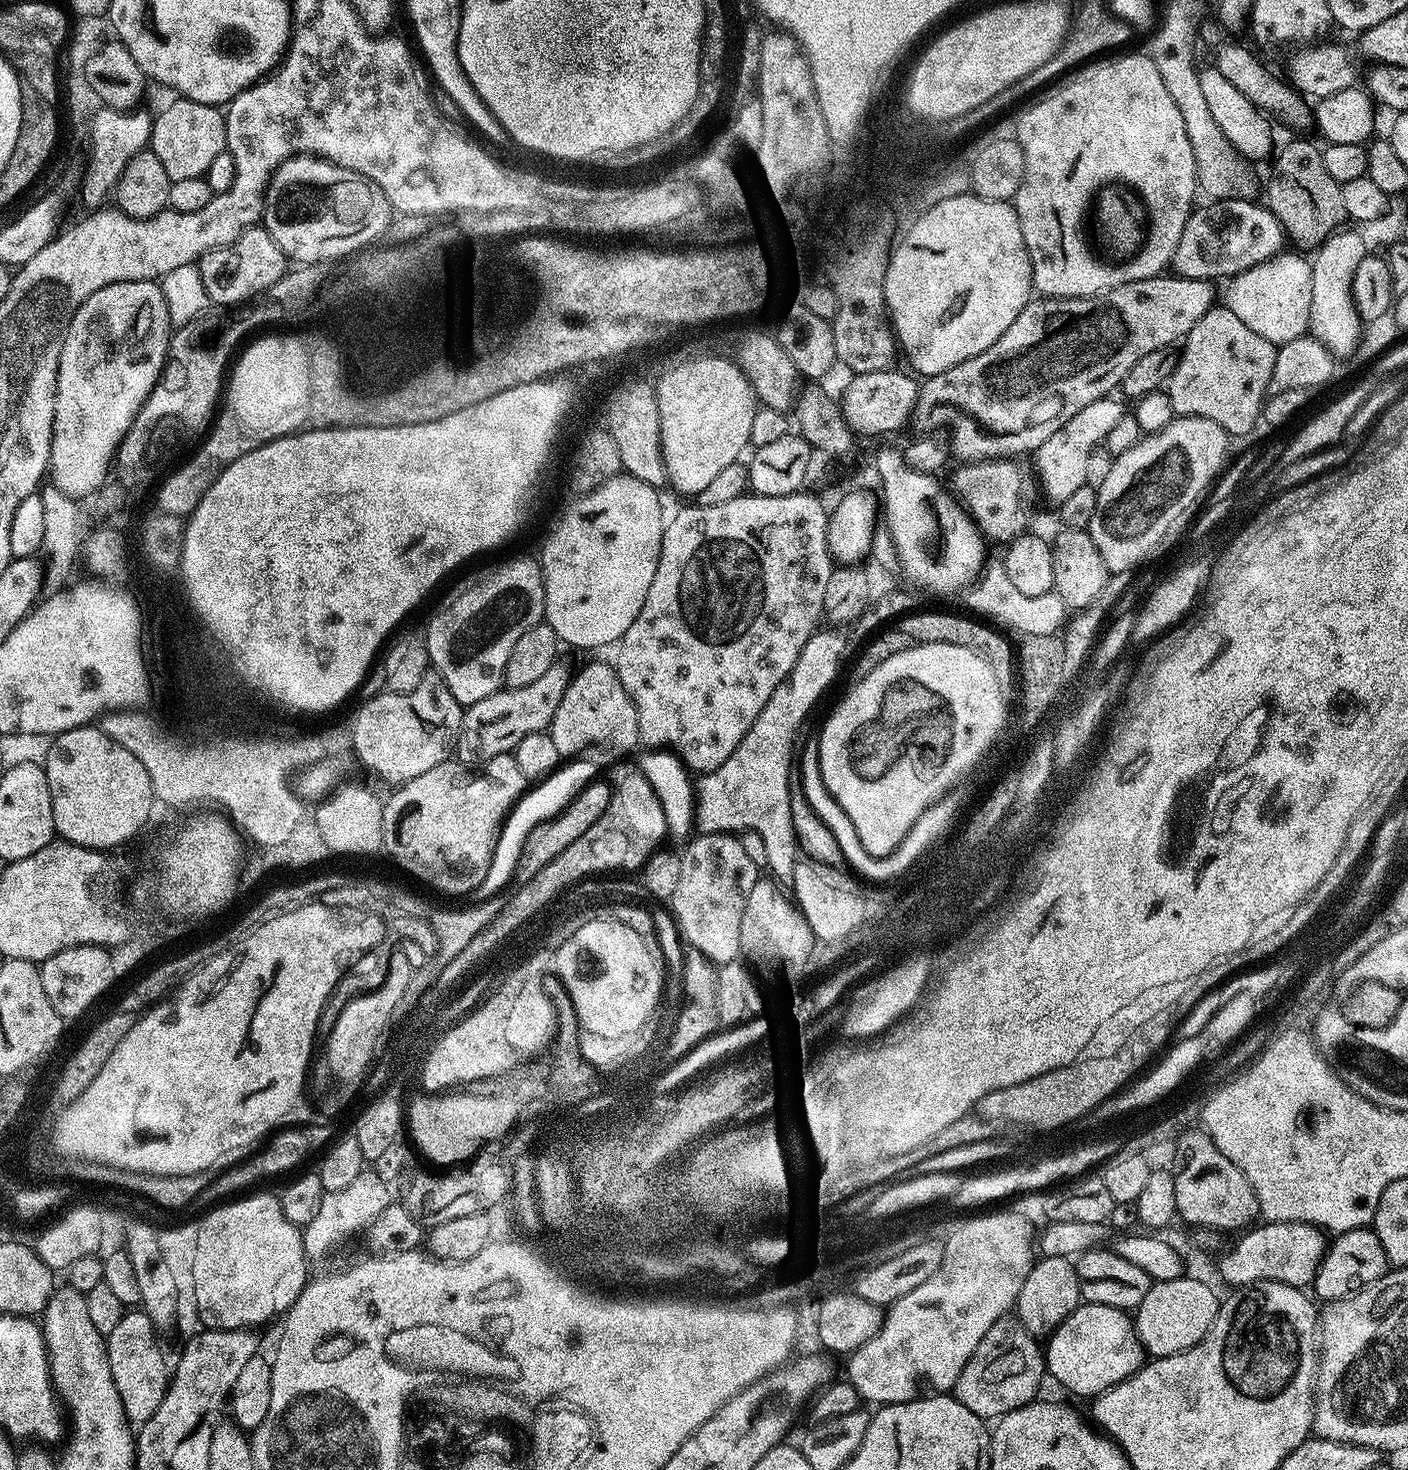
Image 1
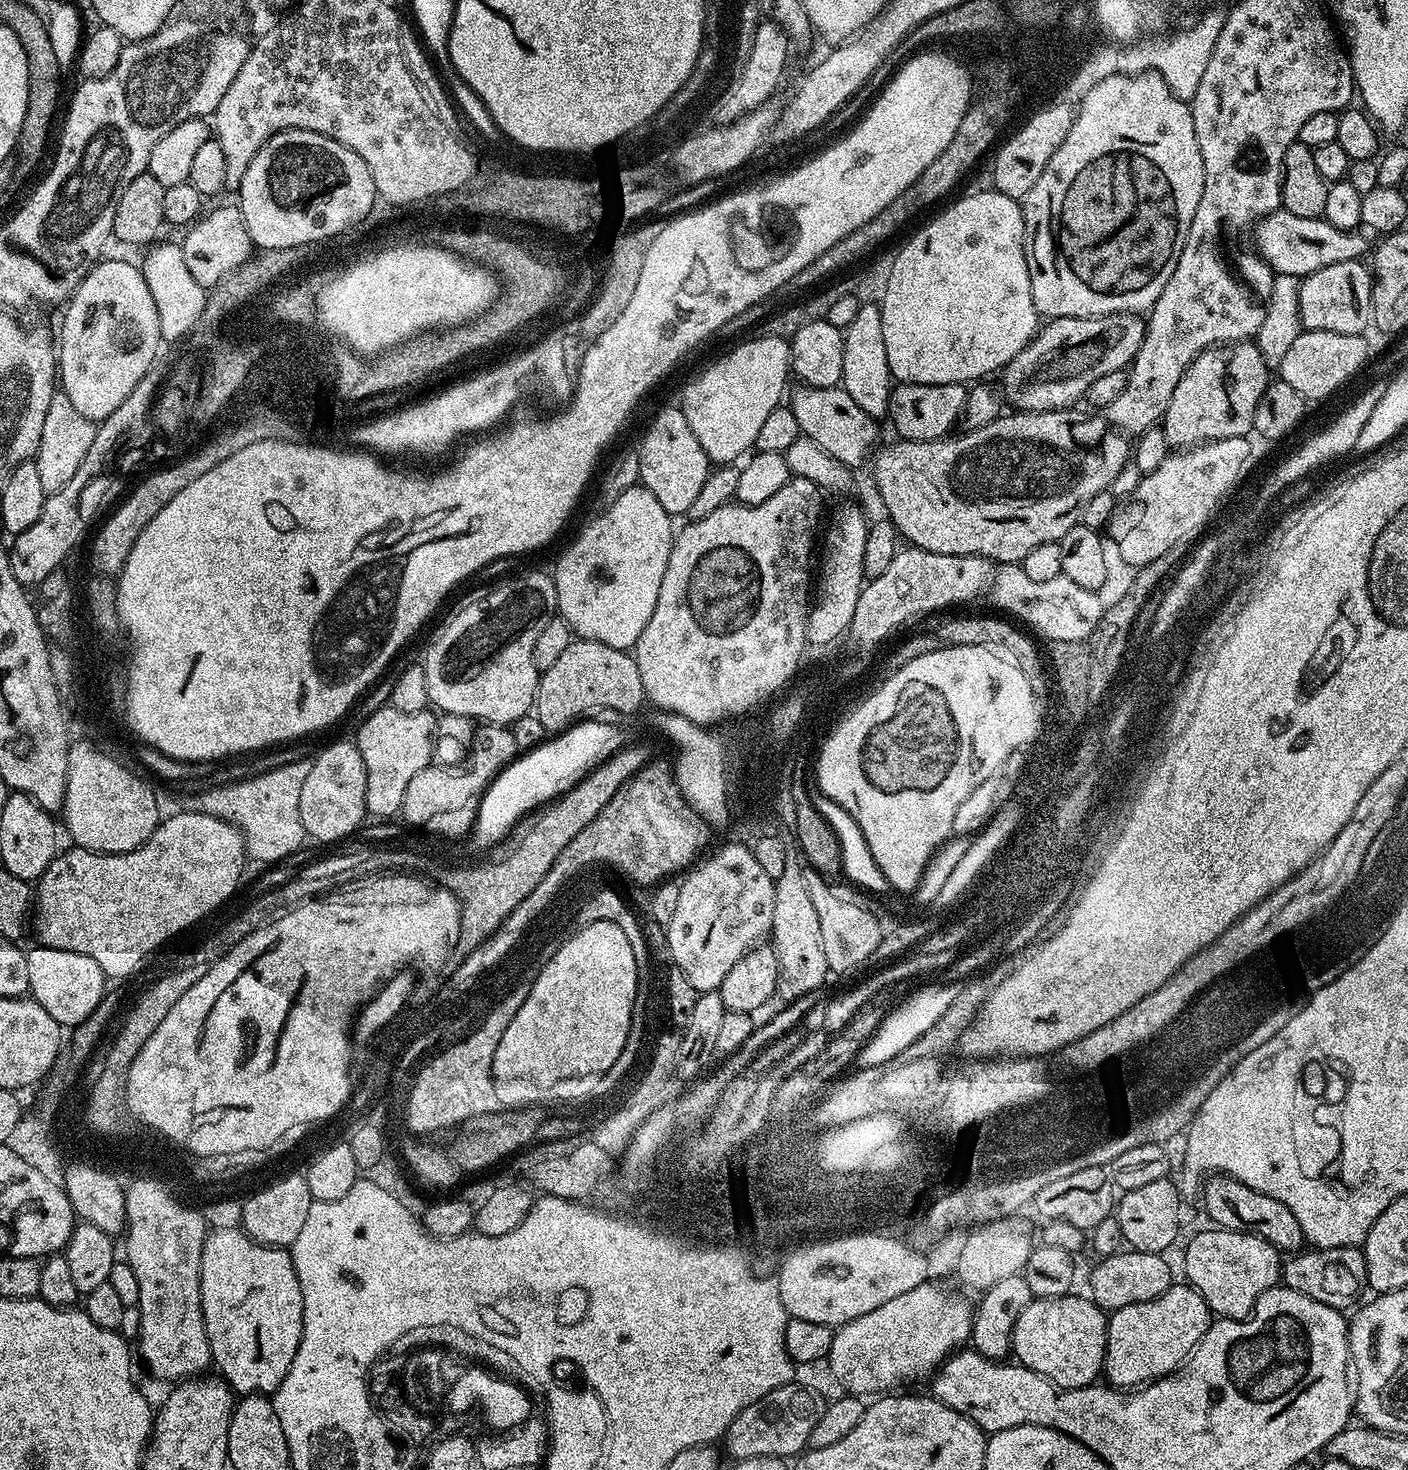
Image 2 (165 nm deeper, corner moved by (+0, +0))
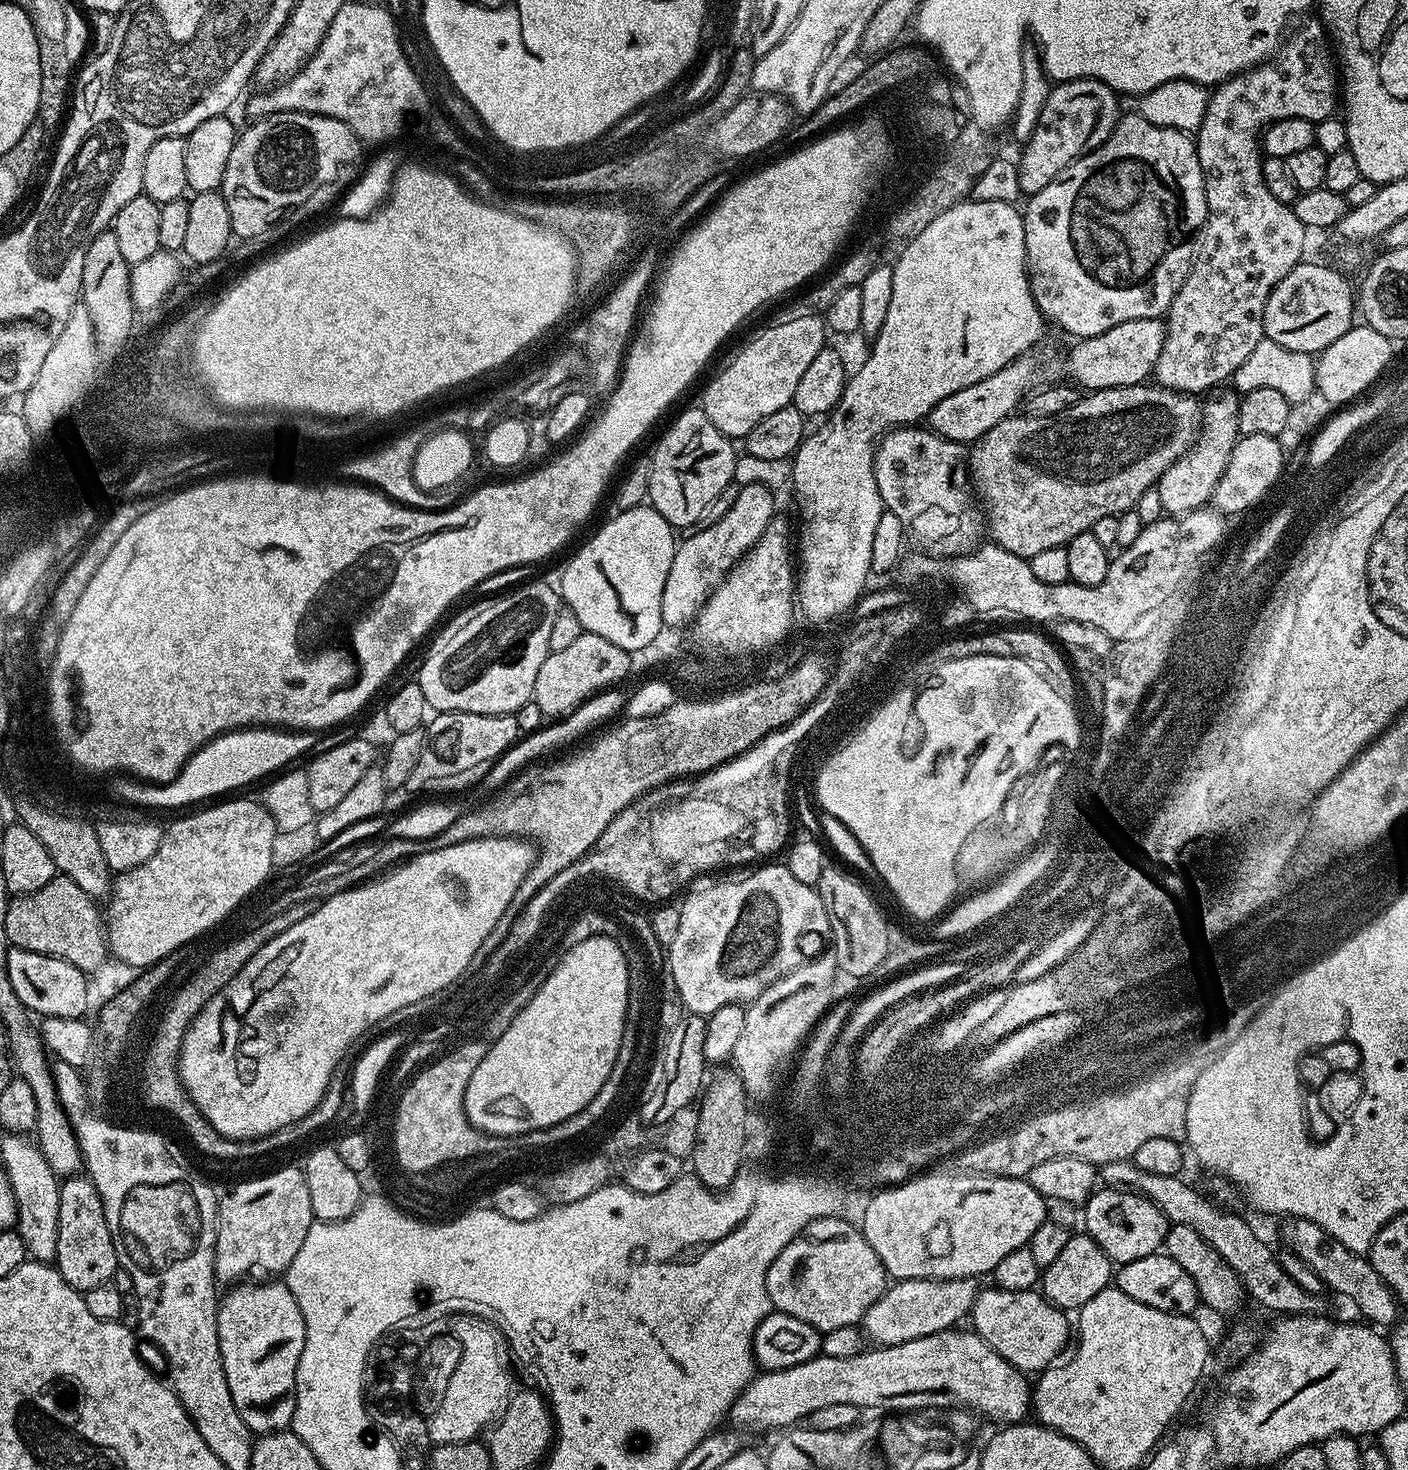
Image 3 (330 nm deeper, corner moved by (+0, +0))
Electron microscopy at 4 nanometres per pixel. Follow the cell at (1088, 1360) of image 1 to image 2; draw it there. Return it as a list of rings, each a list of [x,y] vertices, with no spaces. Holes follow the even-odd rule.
[[[1087,1295],[1053,1296],[1051,1298],[1034,1298],[1022,1314],[1018,1314],[1018,1322],[1014,1322],[1012,1331],[1011,1355],[1024,1368],[1042,1374],[1050,1382],[1063,1388],[1086,1388],[1101,1375],[1108,1341],[1108,1316],[1105,1309],[1098,1307]]]

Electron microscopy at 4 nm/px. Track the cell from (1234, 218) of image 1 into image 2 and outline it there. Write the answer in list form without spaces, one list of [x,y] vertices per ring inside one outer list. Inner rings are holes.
[[[1283,210],[1271,212],[1254,229],[1254,247],[1273,273],[1297,278],[1314,274],[1314,270],[1322,270],[1322,266],[1334,266],[1334,262],[1360,260],[1363,252],[1369,251],[1367,238],[1363,231],[1335,228],[1321,217],[1298,218],[1298,214]]]

